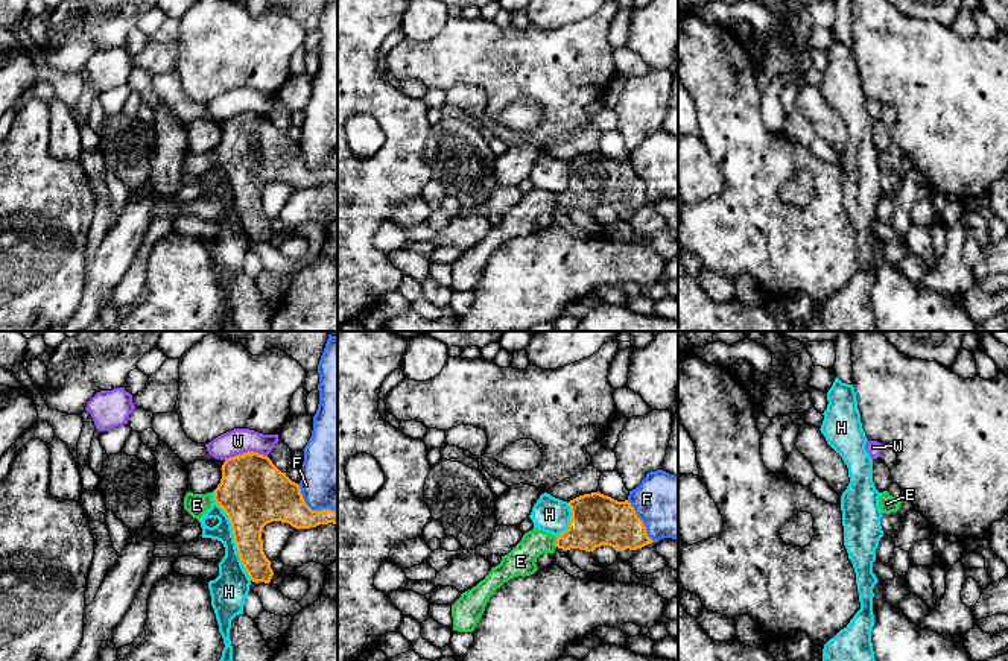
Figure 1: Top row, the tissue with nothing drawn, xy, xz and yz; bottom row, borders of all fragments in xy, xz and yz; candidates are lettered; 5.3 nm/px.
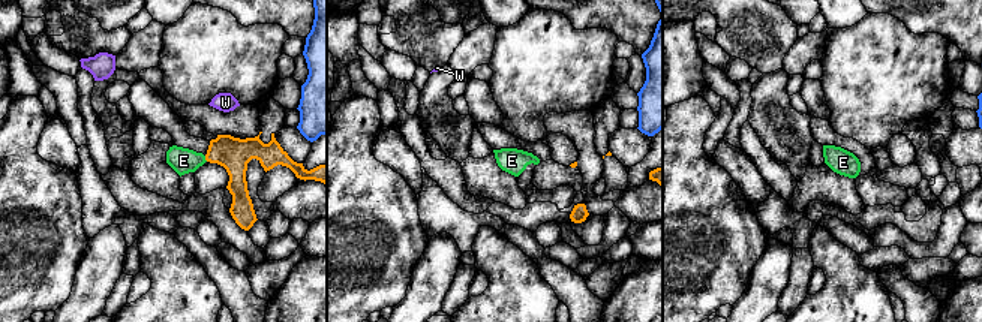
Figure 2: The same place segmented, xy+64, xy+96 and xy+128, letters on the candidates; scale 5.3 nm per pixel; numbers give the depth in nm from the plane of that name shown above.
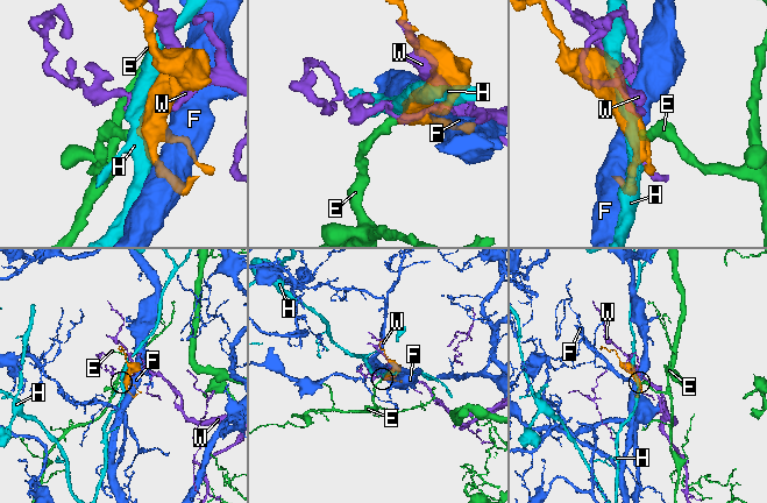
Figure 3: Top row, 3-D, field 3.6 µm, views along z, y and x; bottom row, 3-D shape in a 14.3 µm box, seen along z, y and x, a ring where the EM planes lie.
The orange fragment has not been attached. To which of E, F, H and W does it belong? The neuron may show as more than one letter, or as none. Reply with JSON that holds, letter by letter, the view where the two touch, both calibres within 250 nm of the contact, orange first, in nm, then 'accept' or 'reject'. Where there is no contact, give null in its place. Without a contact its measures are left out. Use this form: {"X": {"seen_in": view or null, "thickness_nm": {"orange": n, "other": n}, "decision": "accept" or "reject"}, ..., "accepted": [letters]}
{"E": {"seen_in": "xz", "thickness_nm": {"orange": 280, "other": 160}, "decision": "accept"}, "F": {"seen_in": "xz", "thickness_nm": {"orange": 280, "other": 340}, "decision": "reject"}, "H": {"seen_in": "xy", "thickness_nm": {"orange": 360, "other": 180}, "decision": "reject"}, "W": {"seen_in": "xy", "thickness_nm": {"orange": 360, "other": 140}, "decision": "reject"}, "accepted": ["E"]}

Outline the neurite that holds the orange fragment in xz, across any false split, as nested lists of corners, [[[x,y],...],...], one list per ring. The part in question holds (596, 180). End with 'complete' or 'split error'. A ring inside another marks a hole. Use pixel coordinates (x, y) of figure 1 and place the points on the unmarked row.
[[[598,150],[570,160],[569,166],[572,176],[566,191],[555,196],[534,187],[502,216],[500,223],[483,240],[461,254],[452,264],[453,290],[473,292],[493,252],[514,237],[534,234],[538,229],[537,217],[543,213],[552,214],[556,207],[593,211],[610,205],[620,211],[655,202],[628,160],[617,161]]]; split error

